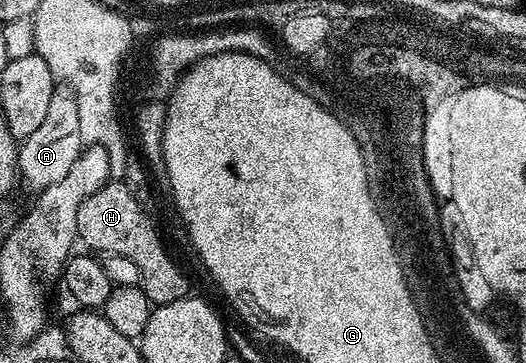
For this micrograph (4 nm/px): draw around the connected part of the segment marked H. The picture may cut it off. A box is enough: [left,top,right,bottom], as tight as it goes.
[76,182,191,304]

